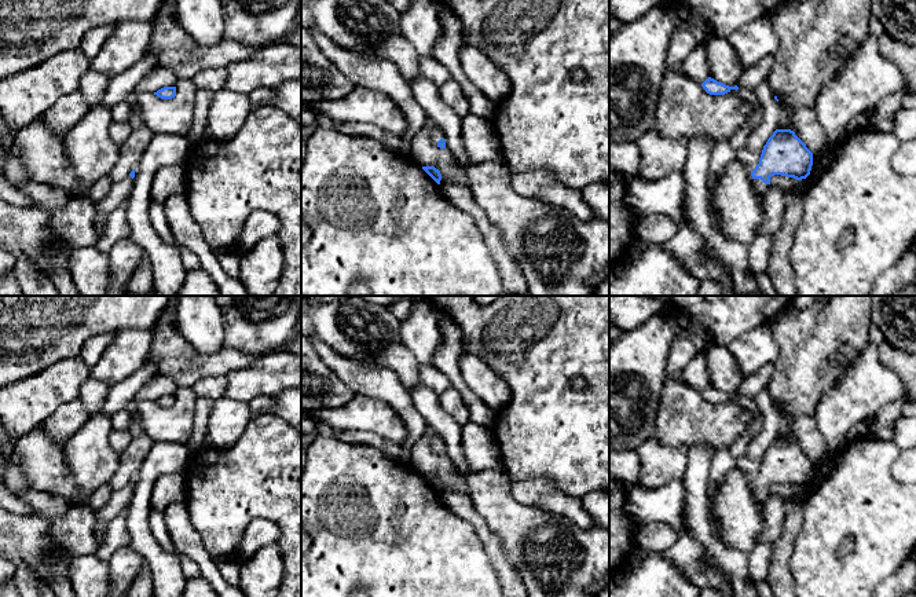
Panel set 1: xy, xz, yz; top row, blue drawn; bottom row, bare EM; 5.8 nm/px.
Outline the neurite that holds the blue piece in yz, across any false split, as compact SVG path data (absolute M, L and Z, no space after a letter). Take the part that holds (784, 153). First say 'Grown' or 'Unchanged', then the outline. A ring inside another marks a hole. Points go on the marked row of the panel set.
Grown. M776 129L763 146L759 164L751 172L752 187L765 195L770 177L781 175L796 180L806 179L813 165L813 153L791 129Z

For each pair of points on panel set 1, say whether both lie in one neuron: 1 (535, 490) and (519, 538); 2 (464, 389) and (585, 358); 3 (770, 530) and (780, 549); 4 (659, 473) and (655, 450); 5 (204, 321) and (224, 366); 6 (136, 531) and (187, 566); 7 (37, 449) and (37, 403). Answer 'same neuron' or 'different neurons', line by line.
1: different neurons
2: different neurons
3: different neurons
4: same neuron
5: different neurons
6: different neurons
7: different neurons

